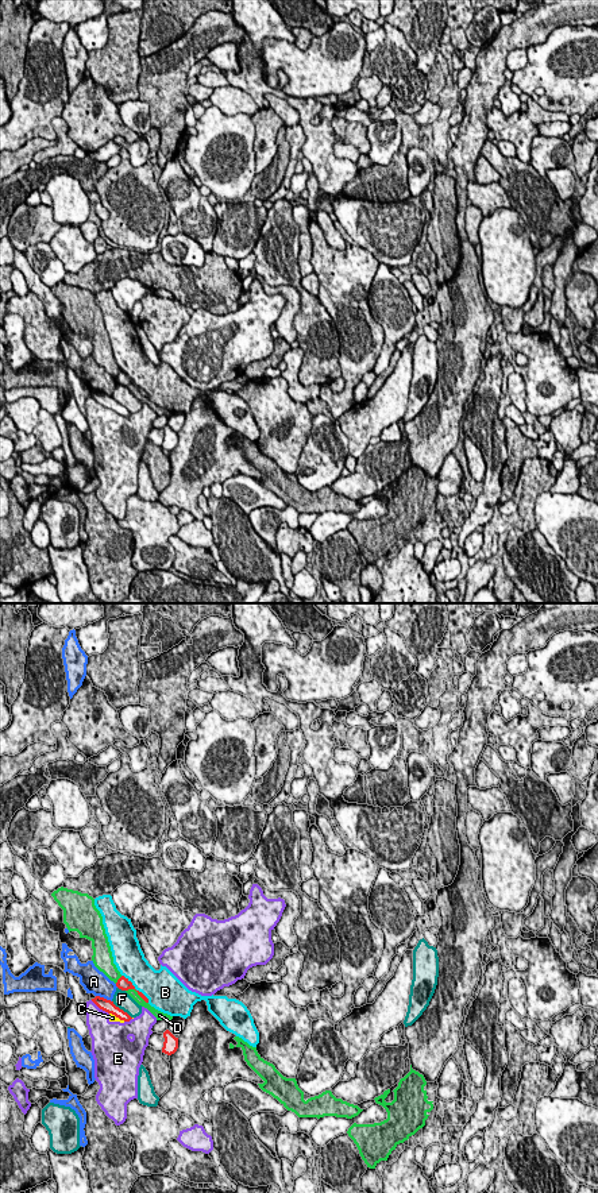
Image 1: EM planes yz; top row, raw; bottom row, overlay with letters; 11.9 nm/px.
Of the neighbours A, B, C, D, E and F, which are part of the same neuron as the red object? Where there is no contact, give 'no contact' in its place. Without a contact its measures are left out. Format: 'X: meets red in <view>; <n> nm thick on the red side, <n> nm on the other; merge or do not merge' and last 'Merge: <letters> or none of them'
A: meets red in yz; 140 nm thick on the red side, 280 nm on the other; do not merge
B: meets red in yz; 140 nm thick on the red side, 360 nm on the other; do not merge
C: meets red in yz; 140 nm thick on the red side, 90 nm on the other; do not merge
D: meets red in yz; 140 nm thick on the red side, 90 nm on the other; do not merge
E: meets red in yz; 140 nm thick on the red side, 280 nm on the other; do not merge
F: meets red in yz; 140 nm thick on the red side, 200 nm on the other; do not merge
Merge: none of them

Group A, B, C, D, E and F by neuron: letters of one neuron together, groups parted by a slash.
A / B / C E / D / F

